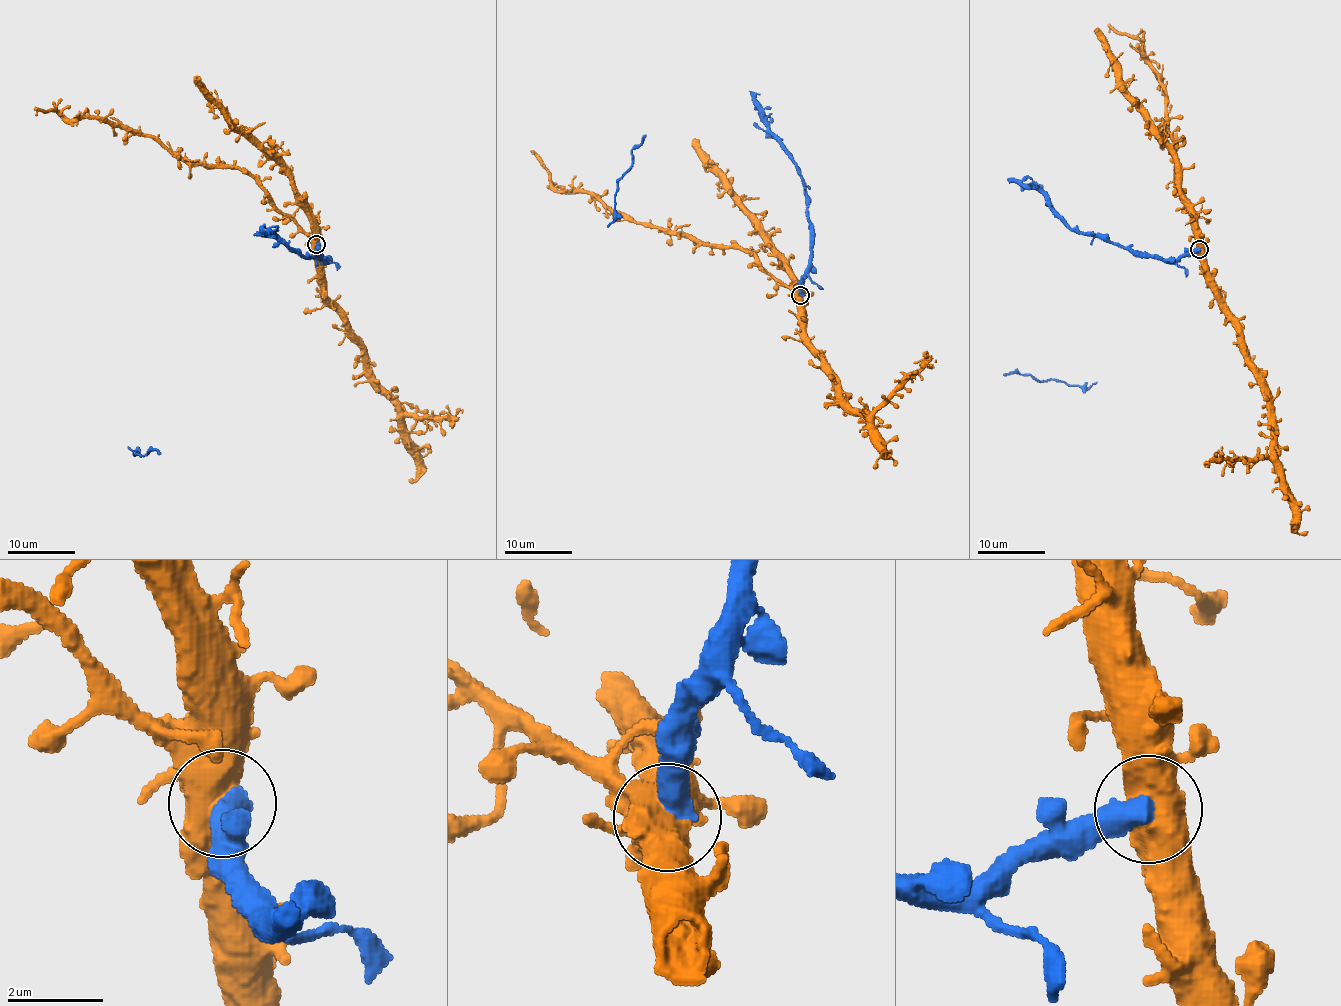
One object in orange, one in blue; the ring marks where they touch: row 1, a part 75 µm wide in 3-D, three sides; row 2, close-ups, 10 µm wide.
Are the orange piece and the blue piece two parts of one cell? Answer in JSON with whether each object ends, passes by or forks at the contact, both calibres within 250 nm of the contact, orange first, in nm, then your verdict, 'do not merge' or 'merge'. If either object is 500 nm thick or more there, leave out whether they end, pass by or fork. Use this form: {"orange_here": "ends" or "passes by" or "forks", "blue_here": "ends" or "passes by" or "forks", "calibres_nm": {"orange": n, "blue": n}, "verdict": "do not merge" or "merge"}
{"calibres_nm": {"orange": 850, "blue": 550}, "verdict": "do not merge"}

